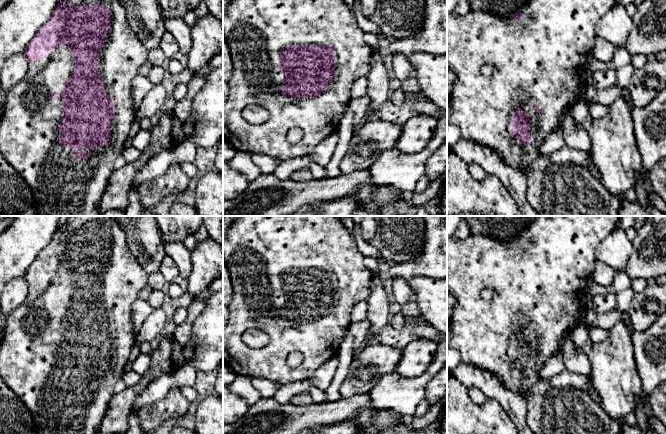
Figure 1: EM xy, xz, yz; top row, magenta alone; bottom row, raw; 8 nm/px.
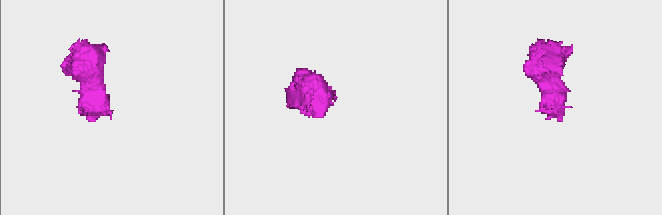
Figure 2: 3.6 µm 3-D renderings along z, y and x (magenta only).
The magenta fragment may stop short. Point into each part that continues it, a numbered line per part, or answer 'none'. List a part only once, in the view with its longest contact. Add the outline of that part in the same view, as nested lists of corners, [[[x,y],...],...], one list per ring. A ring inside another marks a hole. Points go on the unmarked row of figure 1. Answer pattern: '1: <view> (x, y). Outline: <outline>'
1: xy (29, 352). Outline: [[[69,216],[68,221],[71,222],[67,226],[67,231],[72,229],[93,229],[98,225],[101,229],[106,229],[111,234],[111,256],[107,258],[107,264],[103,267],[103,272],[99,275],[99,299],[103,302],[103,311],[107,314],[107,319],[112,325],[118,328],[115,330],[115,344],[111,347],[111,364],[106,369],[100,369],[97,373],[84,373],[84,377],[89,377],[89,381],[78,381],[72,376],[70,369],[59,367],[59,362],[62,358],[59,356],[59,350],[63,347],[63,324],[61,321],[49,321],[49,317],[62,317],[63,310],[71,303],[71,294],[75,291],[75,283],[71,280],[71,267],[66,269],[56,269],[46,282],[41,282],[38,285],[28,285],[28,296],[25,301],[15,310],[13,310],[6,318],[4,337],[0,345],[0,375],[6,385],[22,400],[26,407],[31,412],[37,434],[99,434],[99,429],[103,416],[107,410],[109,401],[113,397],[114,386],[124,373],[124,367],[128,361],[132,347],[136,344],[136,335],[133,324],[133,303],[139,299],[140,291],[148,285],[148,273],[142,268],[137,259],[131,254],[126,242],[126,234],[119,223],[111,216]]]

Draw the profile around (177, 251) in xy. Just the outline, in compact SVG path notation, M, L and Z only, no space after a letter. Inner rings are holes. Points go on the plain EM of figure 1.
M162 240L165 254L170 256L176 263L181 277L189 277L192 271L192 261L190 251L183 242L166 242Z

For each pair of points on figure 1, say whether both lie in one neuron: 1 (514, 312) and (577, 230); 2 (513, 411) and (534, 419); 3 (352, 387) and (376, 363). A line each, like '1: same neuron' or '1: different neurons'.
1: same neuron
2: different neurons
3: same neuron

